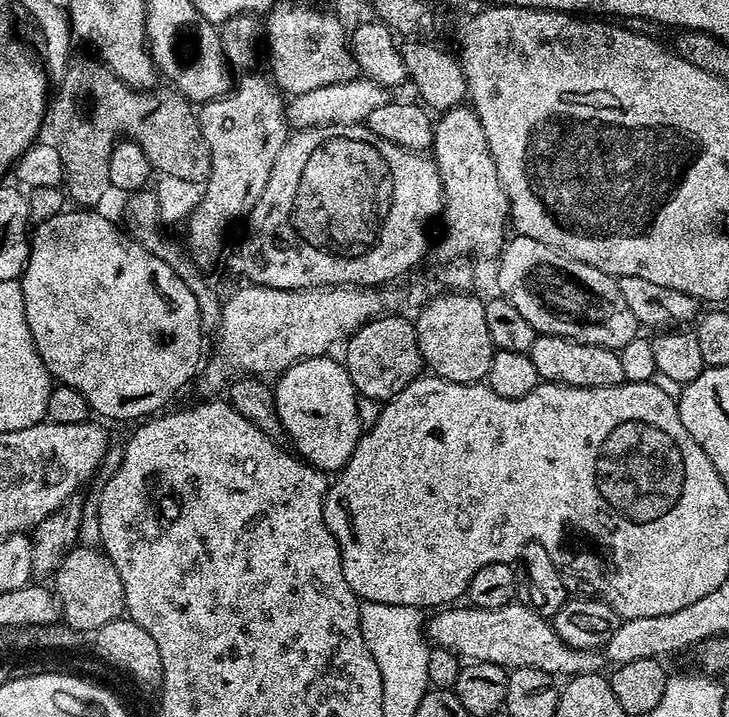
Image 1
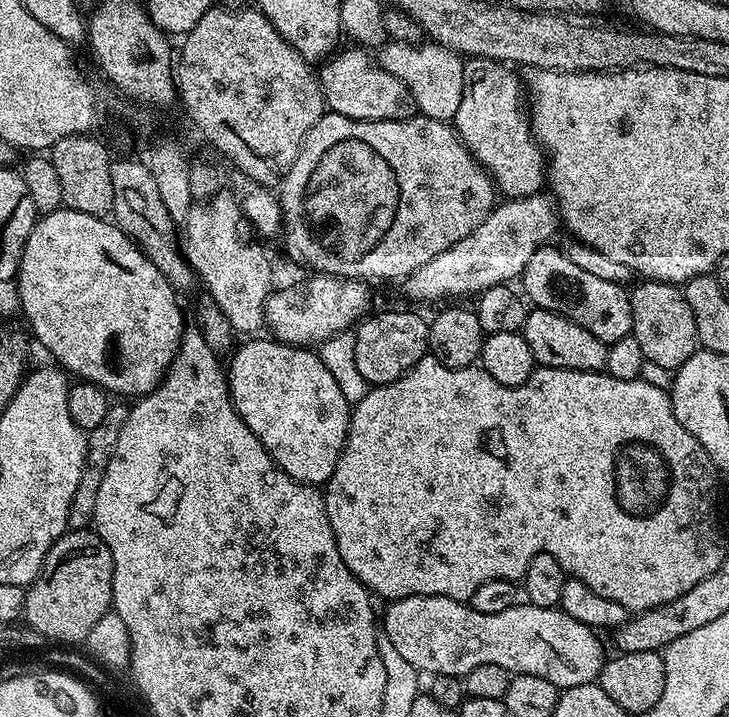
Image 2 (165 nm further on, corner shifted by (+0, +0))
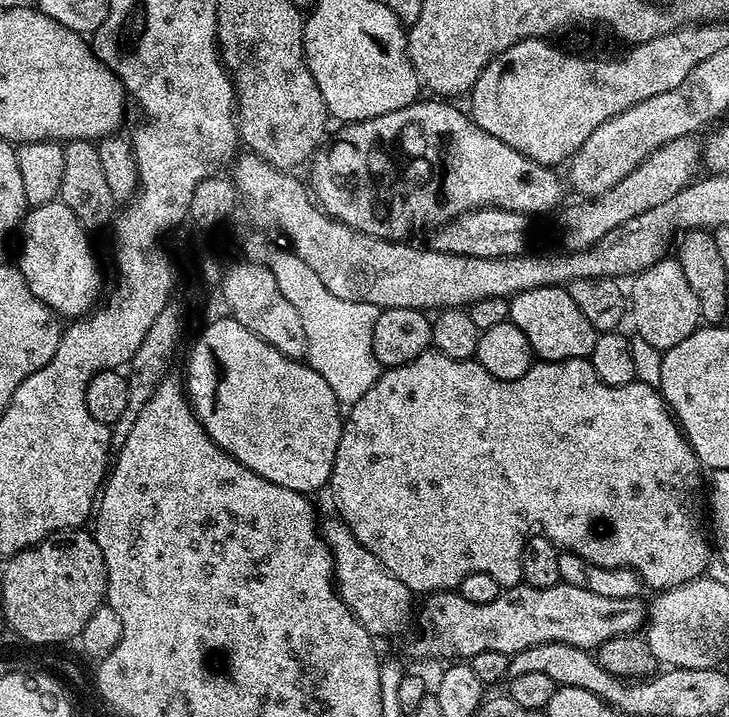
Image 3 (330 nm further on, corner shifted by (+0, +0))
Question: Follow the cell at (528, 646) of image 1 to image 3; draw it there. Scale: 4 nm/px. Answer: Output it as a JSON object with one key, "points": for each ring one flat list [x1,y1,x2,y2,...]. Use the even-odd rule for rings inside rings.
{"points":[[333,518,333,520,323,521,322,535,332,550,332,570,336,591,340,593,342,602,346,602,346,606,352,611,354,618,358,618,358,622,362,622,362,626,366,626,366,630,372,637,396,636,411,620,413,623,414,593,402,582,398,582,398,578,394,578,394,574,390,574,386,570,386,566,382,566,382,562,378,562,378,558,374,558,374,554,370,554,370,550,366,550,366,546,362,546,362,542,358,542,358,538,354,538,354,534,343,520]]}

